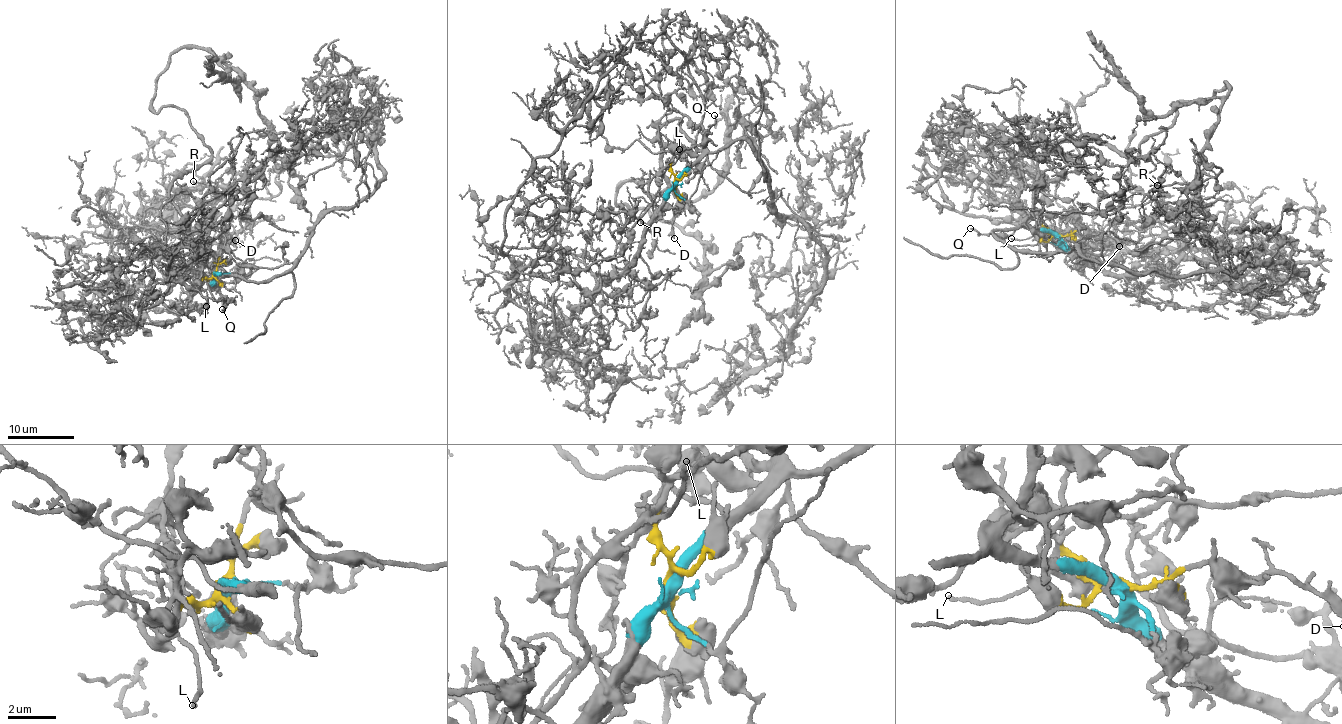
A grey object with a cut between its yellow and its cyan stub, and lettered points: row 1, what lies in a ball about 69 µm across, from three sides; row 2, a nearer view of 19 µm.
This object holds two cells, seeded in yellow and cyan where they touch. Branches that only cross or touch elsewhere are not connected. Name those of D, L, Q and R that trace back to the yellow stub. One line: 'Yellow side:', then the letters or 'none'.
Yellow side: D, L, Q, R

